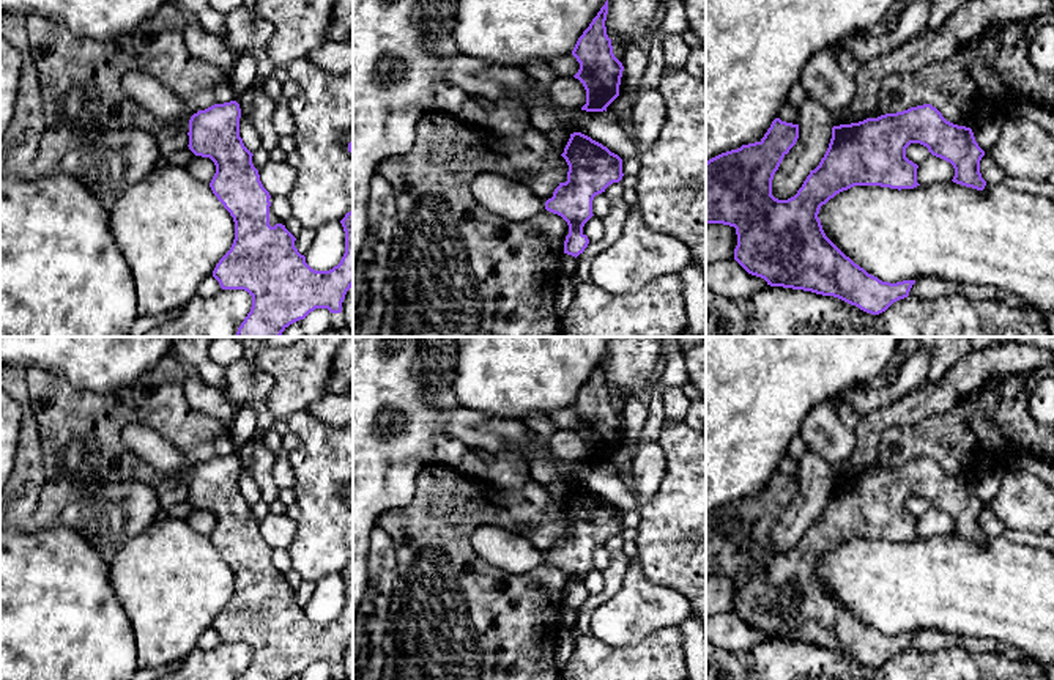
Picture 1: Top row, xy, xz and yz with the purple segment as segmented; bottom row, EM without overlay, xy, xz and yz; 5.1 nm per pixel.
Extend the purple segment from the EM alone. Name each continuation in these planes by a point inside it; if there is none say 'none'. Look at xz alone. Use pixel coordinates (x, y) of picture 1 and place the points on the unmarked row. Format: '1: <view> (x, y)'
1: xz (504, 550)

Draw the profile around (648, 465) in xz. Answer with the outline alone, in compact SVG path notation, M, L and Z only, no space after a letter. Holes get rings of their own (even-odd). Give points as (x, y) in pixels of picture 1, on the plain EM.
M659 441L640 444L632 466L635 494L641 499L651 499L665 474L665 455Z

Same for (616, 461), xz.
M618 449L608 460L608 468L622 480L622 483L635 494L633 491L633 466L625 461Z

